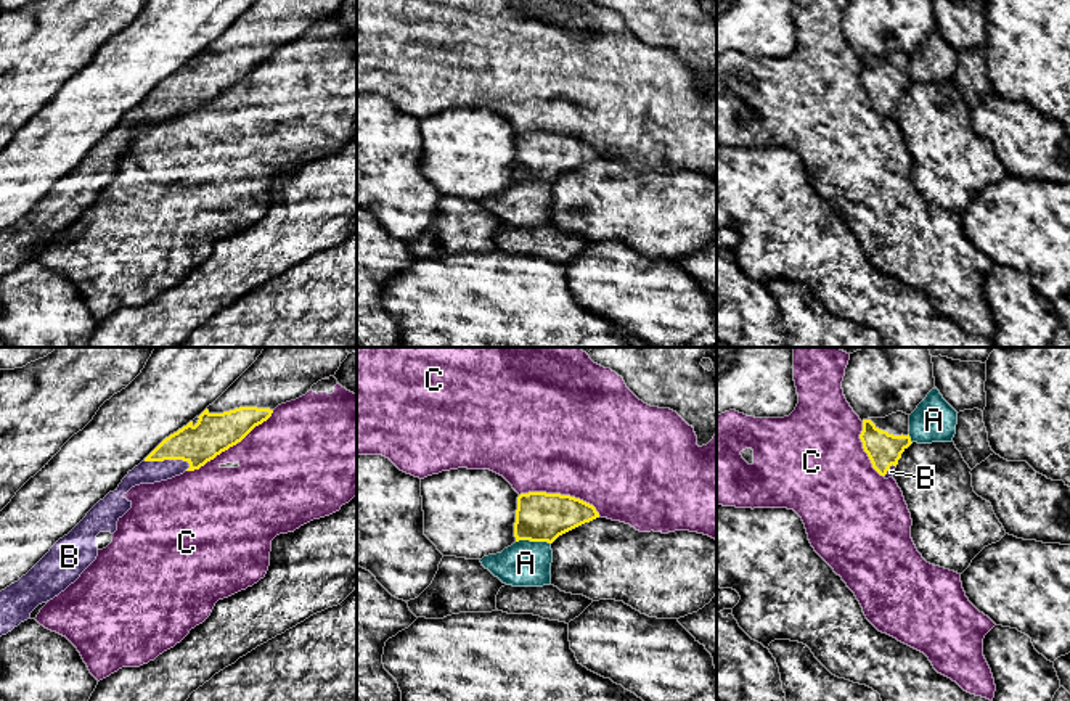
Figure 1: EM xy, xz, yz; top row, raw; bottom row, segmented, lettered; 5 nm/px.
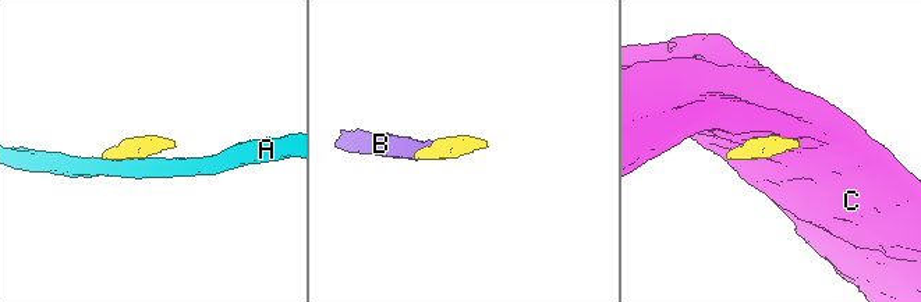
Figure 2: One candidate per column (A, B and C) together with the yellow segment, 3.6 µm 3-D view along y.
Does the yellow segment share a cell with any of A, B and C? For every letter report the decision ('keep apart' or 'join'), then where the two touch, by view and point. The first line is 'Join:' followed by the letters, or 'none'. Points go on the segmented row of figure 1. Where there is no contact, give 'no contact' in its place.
Join: B
A: keep apart | xz (534, 541)
B: join | xy (169, 459)
C: keep apart | xz (559, 494)

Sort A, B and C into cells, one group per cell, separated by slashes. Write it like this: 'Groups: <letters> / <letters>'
Groups: A / B / C

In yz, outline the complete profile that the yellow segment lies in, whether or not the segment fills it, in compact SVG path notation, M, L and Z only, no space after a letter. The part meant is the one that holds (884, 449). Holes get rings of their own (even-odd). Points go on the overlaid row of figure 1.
M896 412L885 418L863 420L860 439L872 468L885 479L893 478L901 453L913 444L909 415Z

